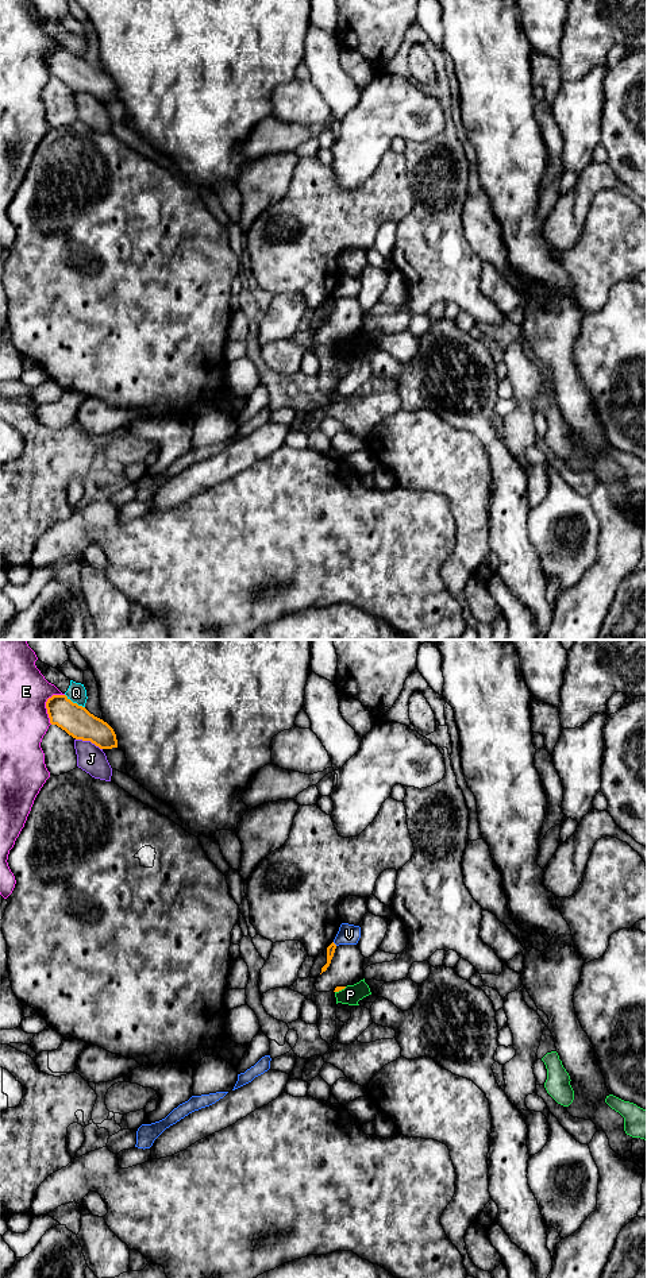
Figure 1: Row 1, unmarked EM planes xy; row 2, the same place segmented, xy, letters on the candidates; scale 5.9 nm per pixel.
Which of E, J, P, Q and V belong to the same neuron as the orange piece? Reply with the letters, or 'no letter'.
no letter

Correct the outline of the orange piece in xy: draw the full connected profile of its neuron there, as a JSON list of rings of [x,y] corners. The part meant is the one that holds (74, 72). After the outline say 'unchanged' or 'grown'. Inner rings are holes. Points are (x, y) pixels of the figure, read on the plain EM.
[[[53,47],[46,54],[51,77],[57,77],[76,92],[90,93],[100,101],[118,100],[113,81],[66,47]]] | unchanged

